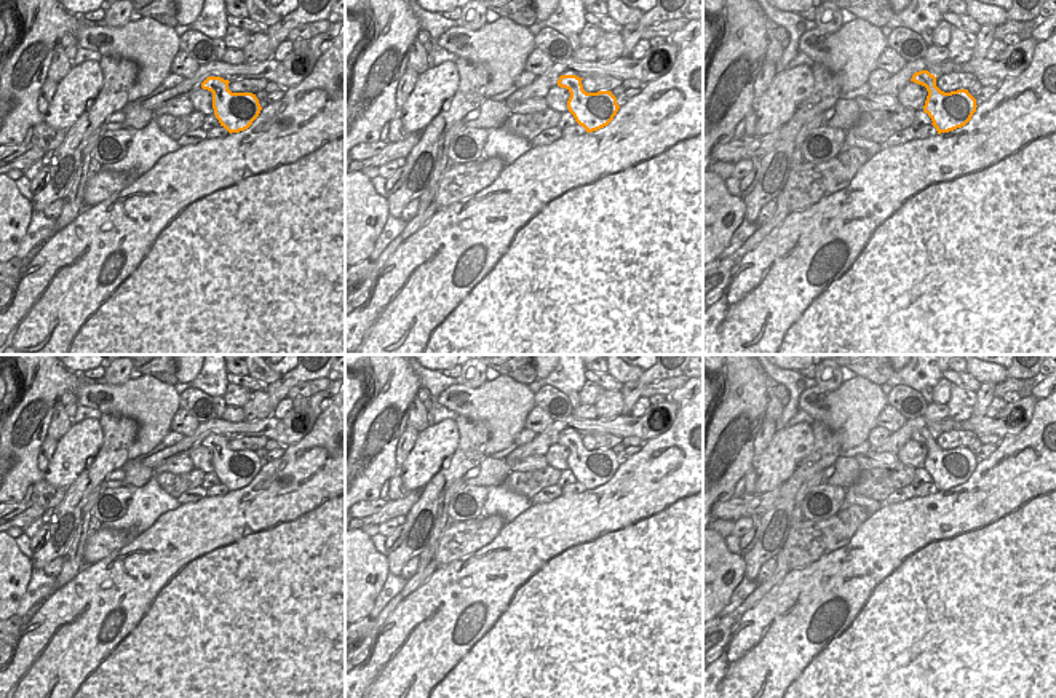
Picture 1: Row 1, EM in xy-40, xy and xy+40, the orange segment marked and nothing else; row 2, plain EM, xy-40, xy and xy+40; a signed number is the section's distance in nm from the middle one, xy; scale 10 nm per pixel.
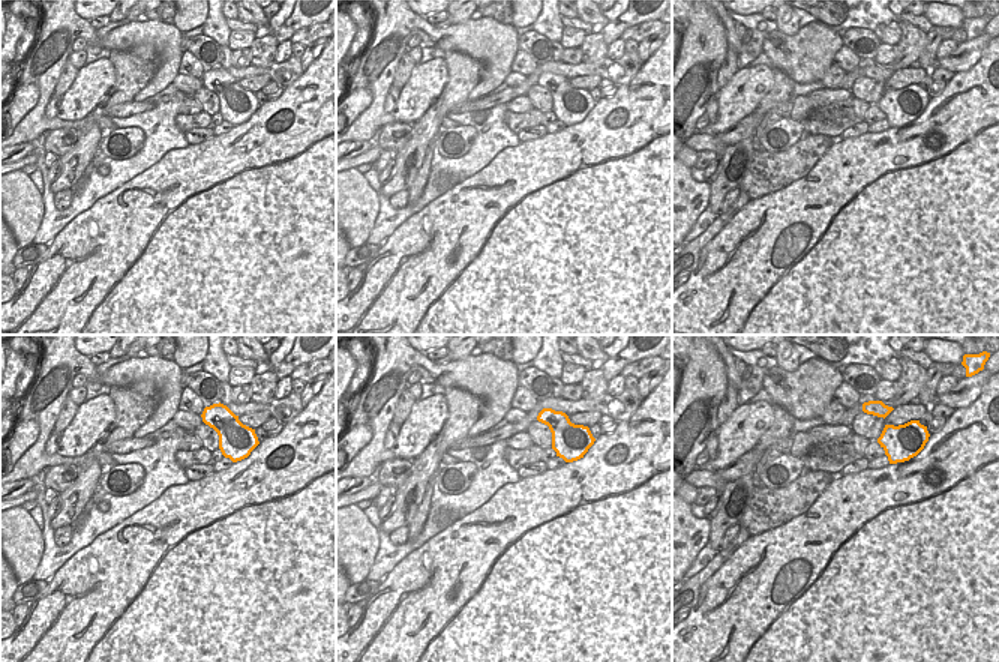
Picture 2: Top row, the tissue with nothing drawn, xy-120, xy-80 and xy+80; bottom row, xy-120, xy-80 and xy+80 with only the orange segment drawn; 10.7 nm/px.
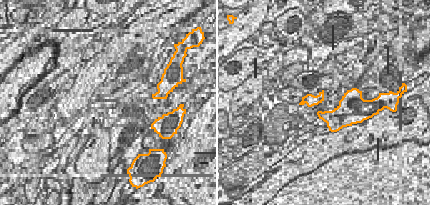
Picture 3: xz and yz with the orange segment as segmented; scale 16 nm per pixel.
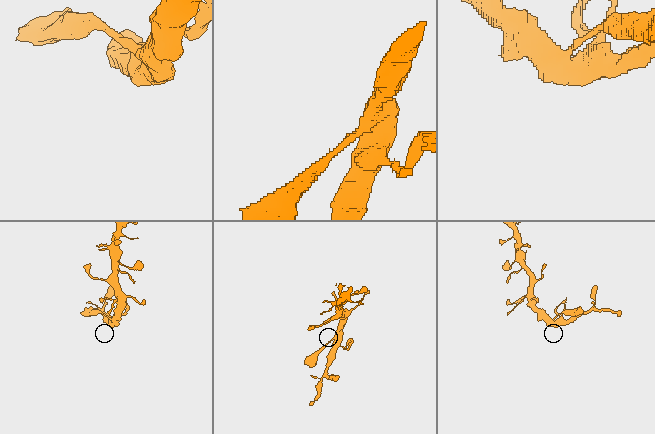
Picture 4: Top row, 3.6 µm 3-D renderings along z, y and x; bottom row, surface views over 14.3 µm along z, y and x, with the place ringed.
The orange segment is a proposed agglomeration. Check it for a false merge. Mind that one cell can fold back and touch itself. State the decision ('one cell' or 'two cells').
one cell

